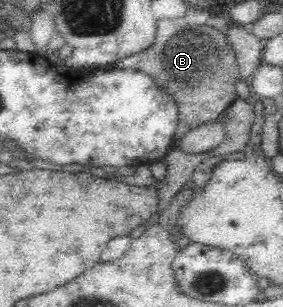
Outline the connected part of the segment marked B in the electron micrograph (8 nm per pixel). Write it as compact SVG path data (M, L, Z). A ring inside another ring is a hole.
M182 18L157 20L155 40L140 53L104 66L104 69L134 69L150 76L158 89L174 98L178 106L178 123L173 145L188 131L208 122L218 122L220 114L238 97L235 89L239 79L236 54L225 32L207 24L190 24Z

